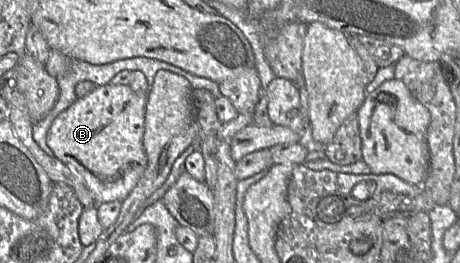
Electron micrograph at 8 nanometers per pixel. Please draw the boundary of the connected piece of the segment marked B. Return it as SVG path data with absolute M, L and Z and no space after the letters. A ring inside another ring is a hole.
M105 84L77 100L61 112L47 133L47 144L52 156L71 167L93 196L96 205L123 201L135 187L147 165L143 146L145 113L148 93L138 93L130 85Z

